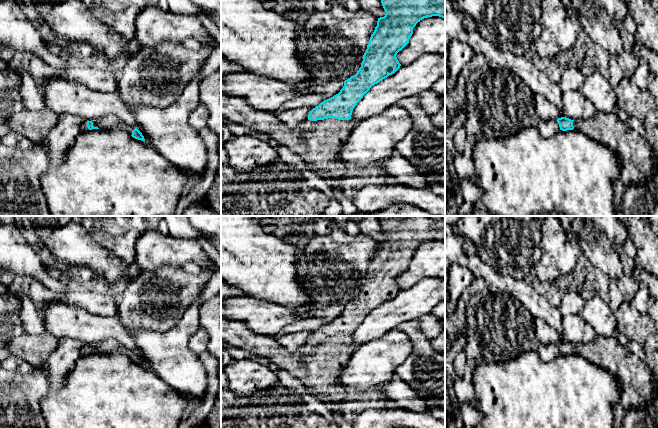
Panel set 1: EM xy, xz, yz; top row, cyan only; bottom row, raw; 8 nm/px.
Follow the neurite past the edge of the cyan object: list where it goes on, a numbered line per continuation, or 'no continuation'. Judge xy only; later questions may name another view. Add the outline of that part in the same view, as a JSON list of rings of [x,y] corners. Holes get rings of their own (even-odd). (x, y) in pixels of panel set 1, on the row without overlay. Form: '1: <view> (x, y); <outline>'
1: xy (107, 346); [[[104,340],[100,341],[96,344],[93,344],[93,350],[98,351],[100,354],[115,354],[115,353],[121,353],[126,356],[128,356],[130,359],[132,359],[132,355],[135,353],[135,351],[132,351],[123,345],[121,345],[119,342],[115,340]]]

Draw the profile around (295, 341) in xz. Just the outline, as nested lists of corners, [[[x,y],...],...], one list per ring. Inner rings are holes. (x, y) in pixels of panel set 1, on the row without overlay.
[[[304,330],[283,335],[277,341],[281,346],[290,351],[298,351],[308,343],[312,332]]]

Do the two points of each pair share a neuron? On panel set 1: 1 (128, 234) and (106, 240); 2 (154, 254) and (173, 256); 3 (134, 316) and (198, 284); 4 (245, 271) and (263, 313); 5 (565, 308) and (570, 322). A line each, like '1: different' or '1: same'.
1: same
2: same
3: same
4: different
5: different

